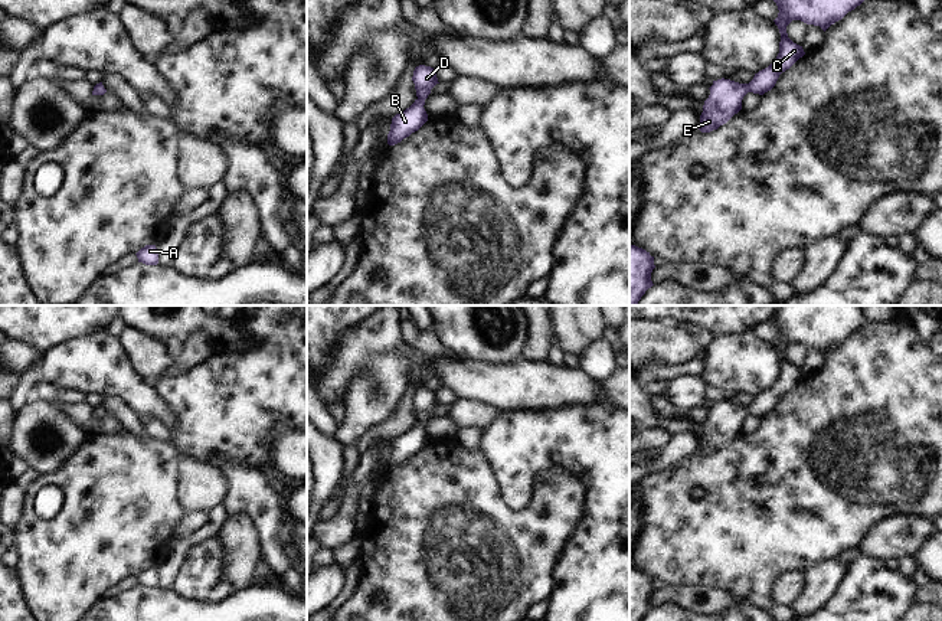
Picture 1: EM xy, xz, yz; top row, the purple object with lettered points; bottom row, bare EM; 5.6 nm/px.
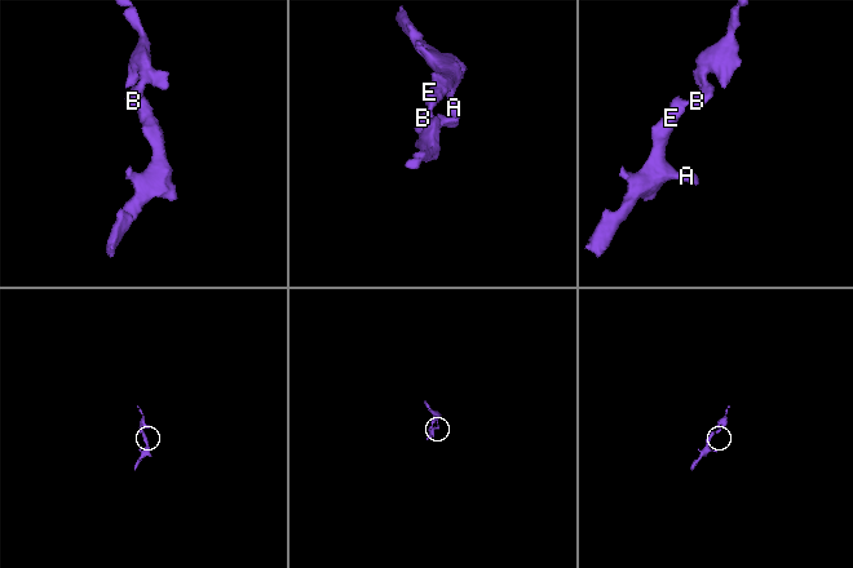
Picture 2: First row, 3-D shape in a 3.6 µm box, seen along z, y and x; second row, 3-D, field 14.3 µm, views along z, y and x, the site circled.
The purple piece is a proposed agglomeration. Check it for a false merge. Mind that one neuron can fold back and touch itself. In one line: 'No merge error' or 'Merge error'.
No merge error

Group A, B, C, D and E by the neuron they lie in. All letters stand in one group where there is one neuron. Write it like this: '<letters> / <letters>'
A B C D E

